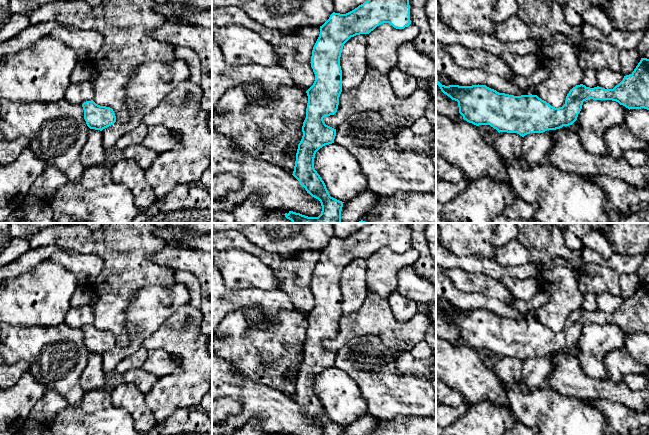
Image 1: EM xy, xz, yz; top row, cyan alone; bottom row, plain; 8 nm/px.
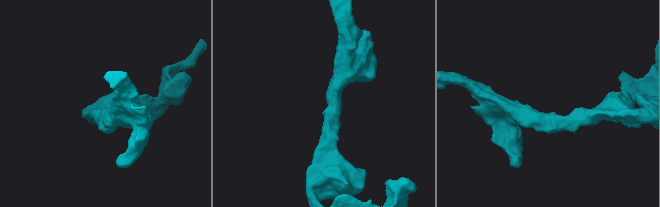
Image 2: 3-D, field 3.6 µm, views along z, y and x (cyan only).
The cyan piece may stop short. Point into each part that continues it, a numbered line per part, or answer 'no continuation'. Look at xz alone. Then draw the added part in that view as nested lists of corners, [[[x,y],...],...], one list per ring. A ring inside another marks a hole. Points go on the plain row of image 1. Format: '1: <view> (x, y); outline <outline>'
no continuation

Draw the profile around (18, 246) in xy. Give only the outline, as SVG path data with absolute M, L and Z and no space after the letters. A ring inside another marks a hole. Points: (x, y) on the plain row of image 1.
M14 237L9 245L0 254L0 266L6 265L18 259L30 249L28 240L21 237Z

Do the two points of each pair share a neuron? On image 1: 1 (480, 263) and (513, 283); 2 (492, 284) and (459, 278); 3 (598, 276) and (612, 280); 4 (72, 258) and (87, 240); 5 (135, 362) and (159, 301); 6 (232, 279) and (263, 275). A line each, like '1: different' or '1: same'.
1: different
2: same
3: same
4: different
5: different
6: same

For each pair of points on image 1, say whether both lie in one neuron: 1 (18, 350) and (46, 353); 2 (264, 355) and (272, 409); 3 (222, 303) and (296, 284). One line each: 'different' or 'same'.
1: same
2: different
3: different

